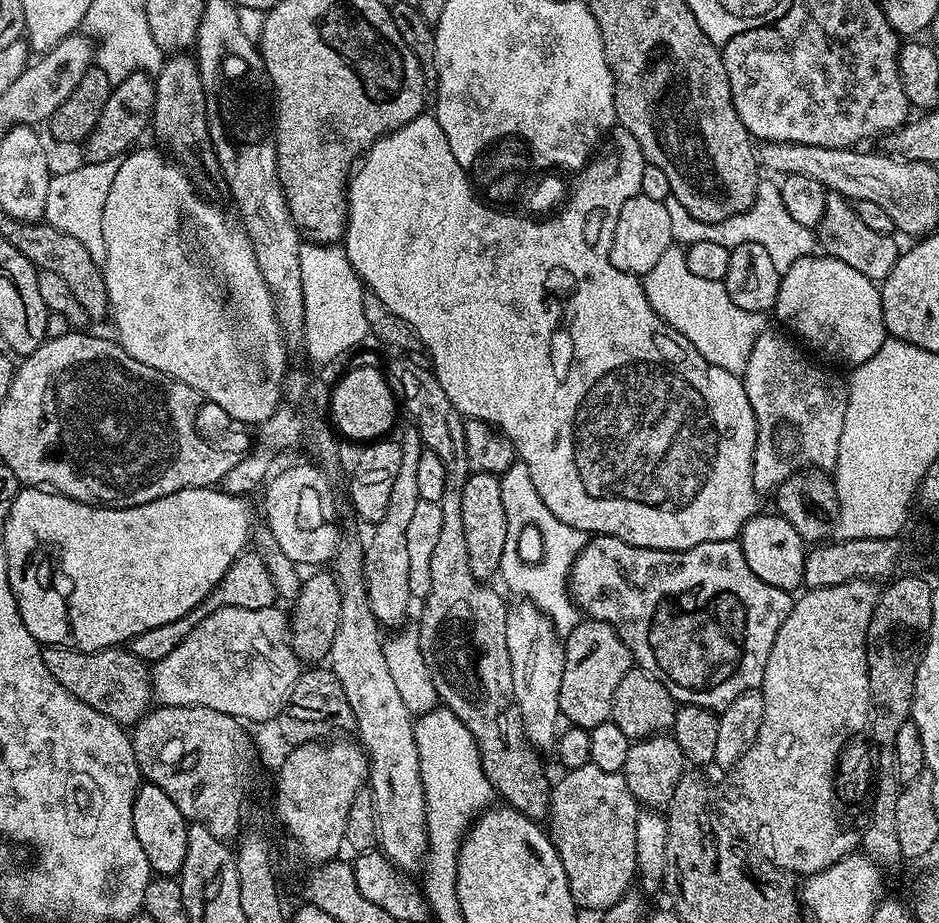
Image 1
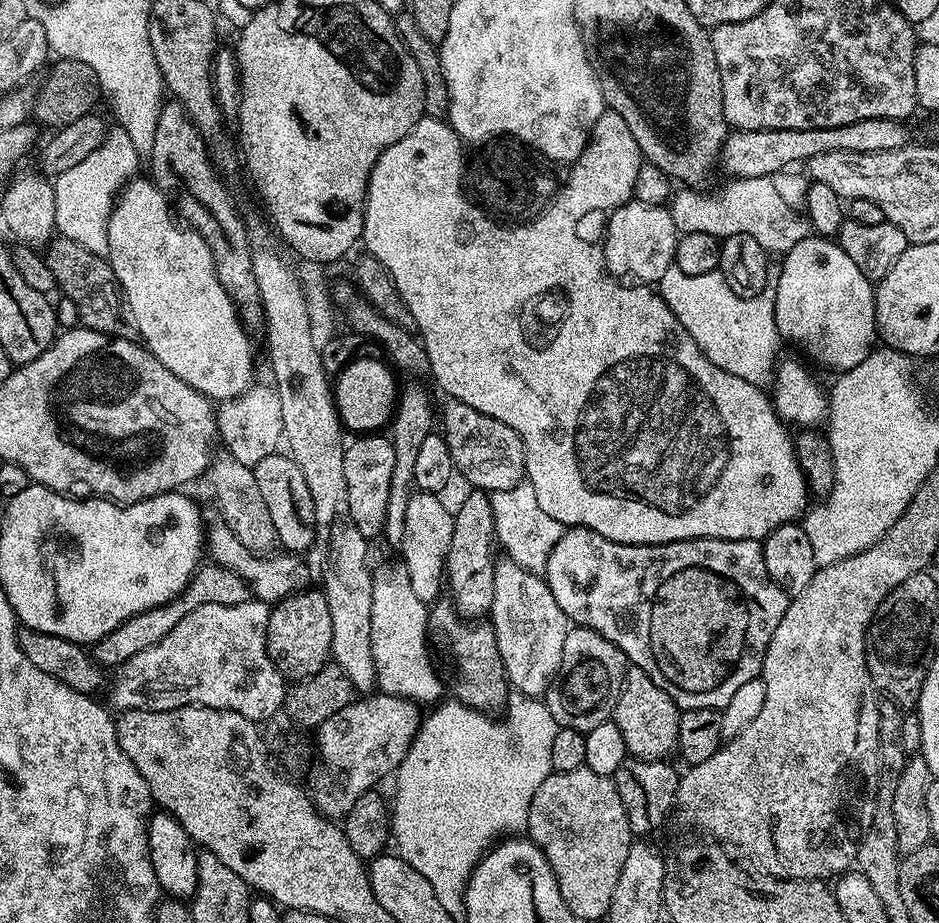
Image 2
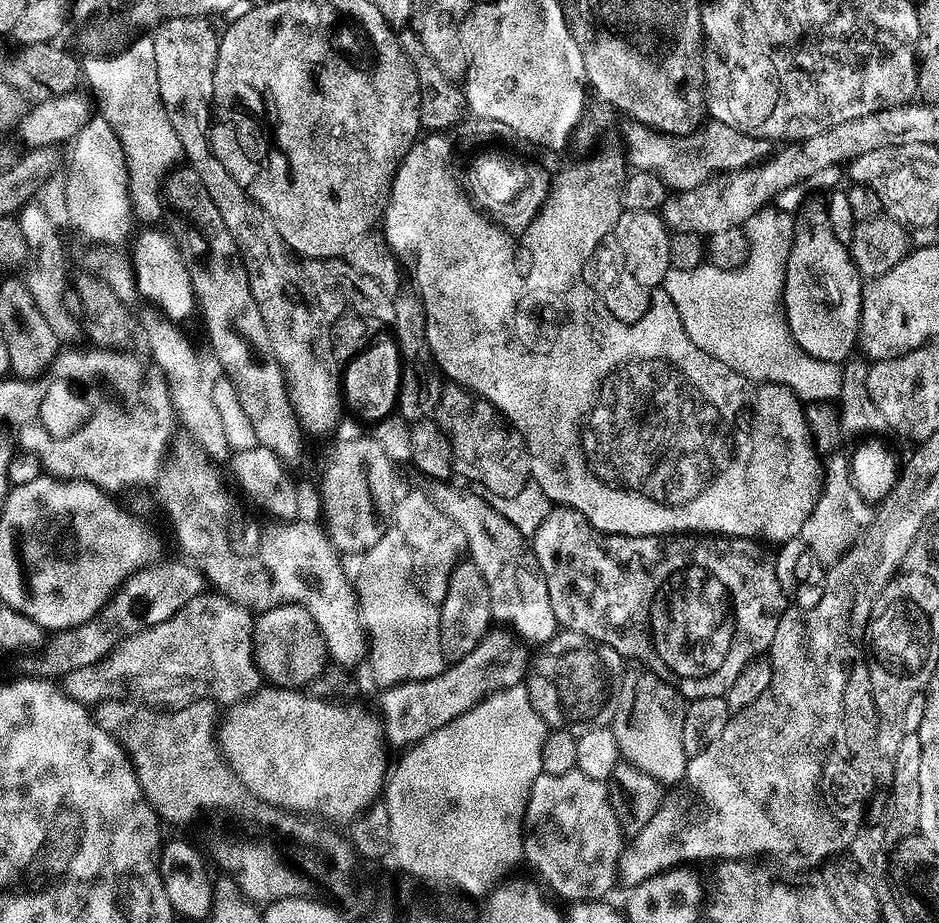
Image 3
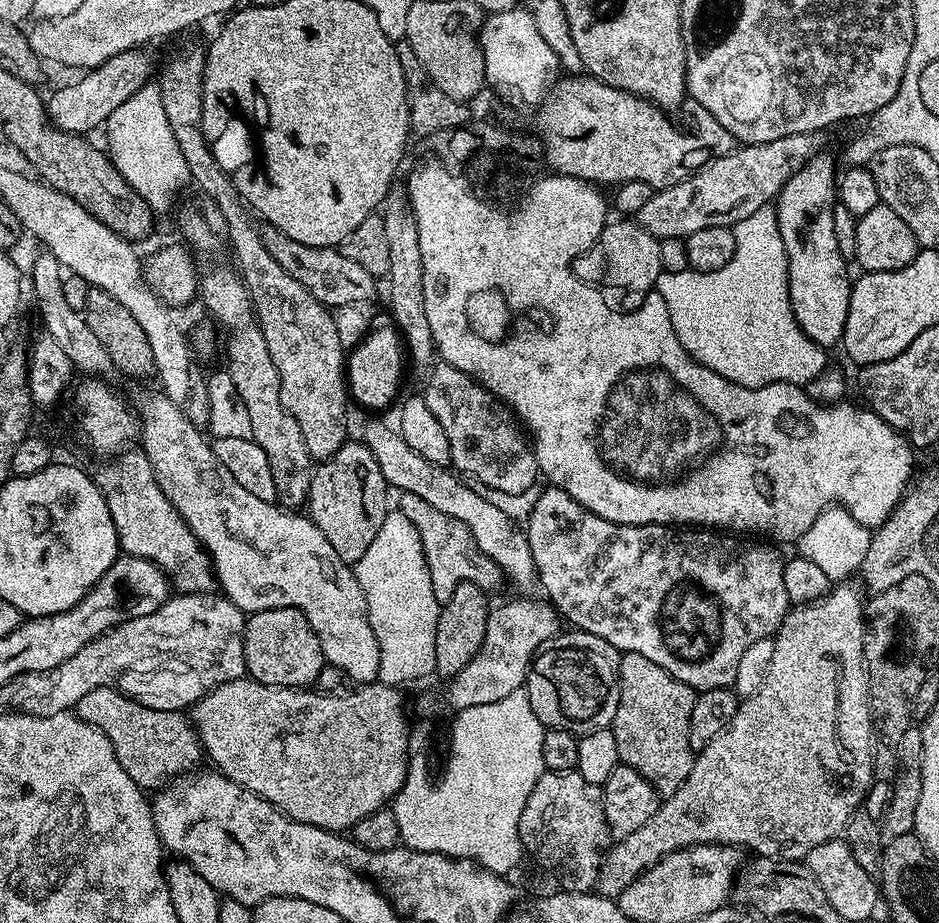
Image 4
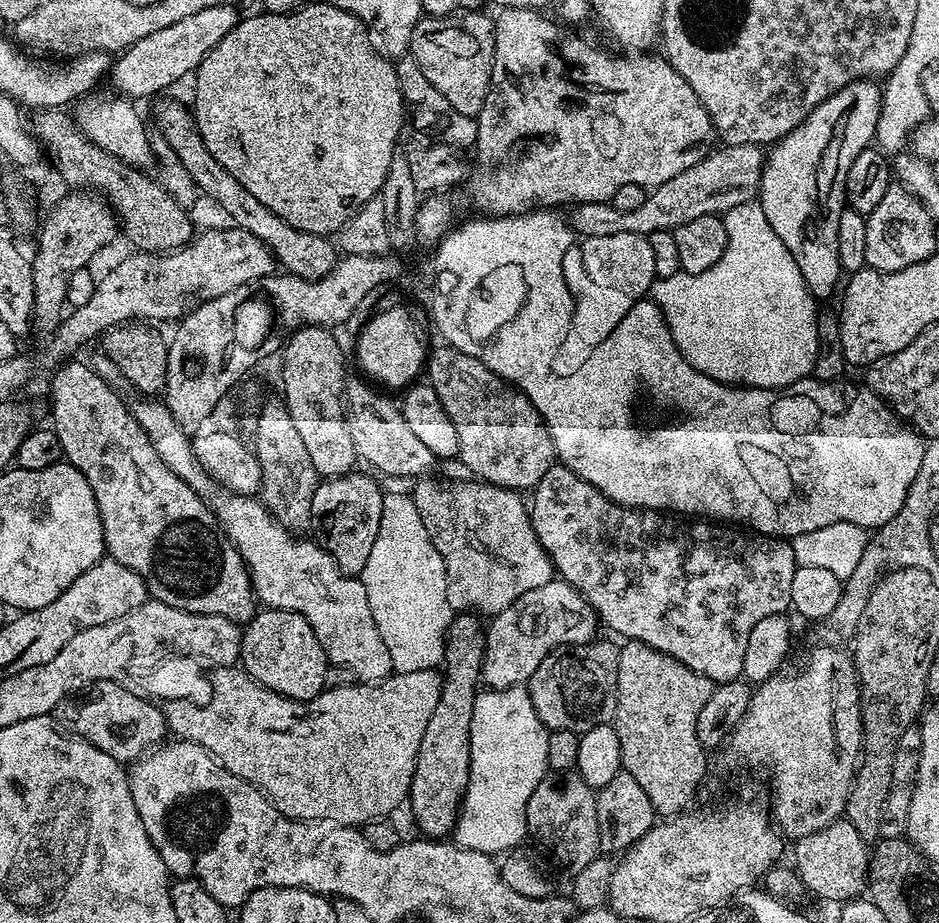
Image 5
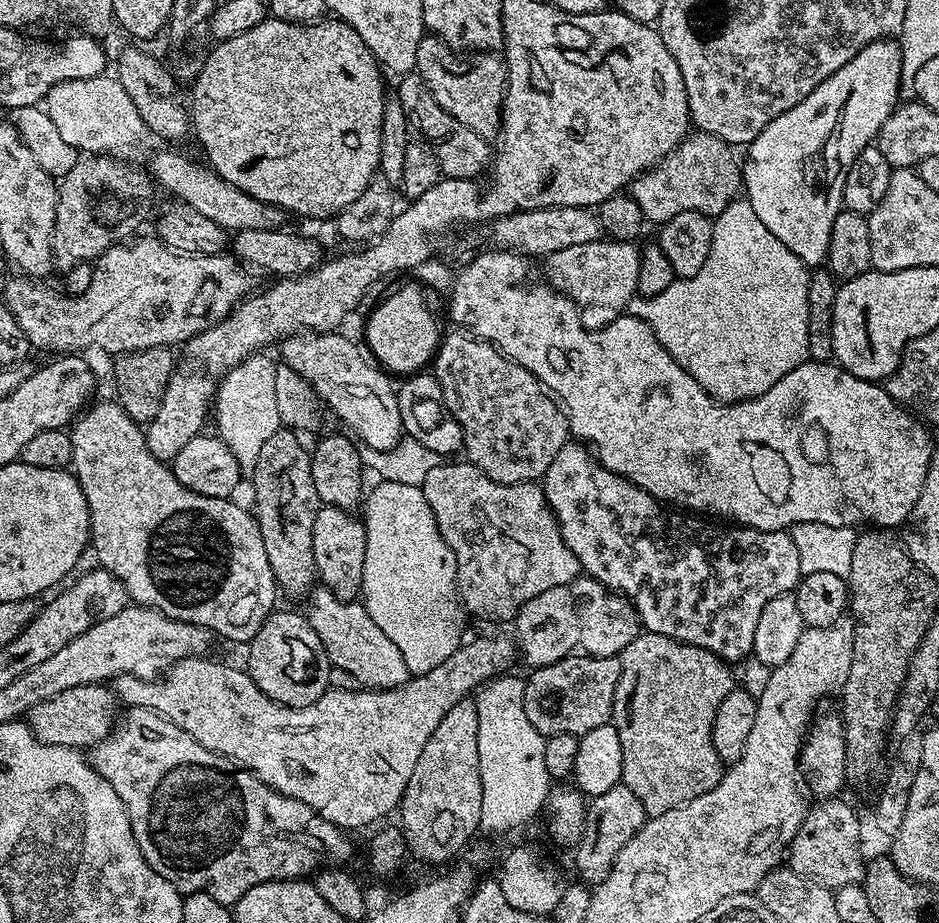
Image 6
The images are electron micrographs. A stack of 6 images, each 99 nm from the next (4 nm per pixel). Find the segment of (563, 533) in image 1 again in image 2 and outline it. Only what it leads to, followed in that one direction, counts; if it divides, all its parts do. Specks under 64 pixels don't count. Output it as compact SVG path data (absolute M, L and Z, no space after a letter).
M521 482L510 490L498 490L491 493L492 509L496 519L495 539L505 548L507 559L518 566L528 568L537 574L543 573L548 564L550 552L558 542L558 538L566 530L565 525L558 523L546 510L542 510L538 498L534 495L534 486Z

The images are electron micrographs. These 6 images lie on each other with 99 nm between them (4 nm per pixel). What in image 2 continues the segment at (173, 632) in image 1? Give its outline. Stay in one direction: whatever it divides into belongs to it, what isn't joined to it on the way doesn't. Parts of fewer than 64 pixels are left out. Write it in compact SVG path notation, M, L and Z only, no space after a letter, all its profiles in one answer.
M215 562L201 563L200 567L196 569L196 573L192 575L192 581L186 585L184 591L175 600L146 610L142 614L122 622L117 628L110 630L110 634L106 634L106 638L91 645L90 654L96 663L105 669L115 669L117 666L125 664L130 658L134 658L134 654L142 654L142 650L162 642L162 638L166 638L166 634L170 634L170 630L174 630L174 626L178 626L178 622L182 622L182 618L186 618L186 614L190 614L190 610L198 610L198 606L207 604L234 606L238 602L246 602L249 599L248 583L234 570Z

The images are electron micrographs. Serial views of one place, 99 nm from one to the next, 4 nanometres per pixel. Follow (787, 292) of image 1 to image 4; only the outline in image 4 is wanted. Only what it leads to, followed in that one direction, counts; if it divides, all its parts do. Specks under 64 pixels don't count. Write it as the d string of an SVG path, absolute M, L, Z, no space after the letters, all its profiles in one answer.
M824 155L813 156L790 177L776 197L774 207L788 255L788 289L794 318L815 344L828 350L831 344L839 345L844 339L852 280L848 276L849 261L838 250L838 238L834 238L838 168Z

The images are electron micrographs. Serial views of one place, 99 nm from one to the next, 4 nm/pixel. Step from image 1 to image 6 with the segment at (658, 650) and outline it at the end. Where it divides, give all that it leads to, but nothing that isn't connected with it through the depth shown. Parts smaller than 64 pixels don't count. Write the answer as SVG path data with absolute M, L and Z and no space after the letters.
M569 442L562 446L562 450L558 450L554 462L550 462L550 470L546 470L546 474L542 478L542 487L546 494L546 502L552 507L552 512L556 516L562 538L566 542L566 546L570 546L574 558L578 558L583 575L590 576L599 584L605 584L613 592L625 596L636 607L636 617L639 618L645 632L662 634L666 638L674 638L678 642L705 648L713 652L715 656L719 656L721 660L743 662L752 656L754 630L758 627L758 614L762 614L766 602L770 602L770 598L778 598L791 593L800 583L802 573L798 566L798 549L794 547L791 535L787 531L767 532L757 528L725 526L723 523L713 522L711 519L701 518L696 514L685 514L683 511L673 510L661 501L655 500L651 494L639 488L627 476L619 476L606 470L606 466L602 466L583 443Z

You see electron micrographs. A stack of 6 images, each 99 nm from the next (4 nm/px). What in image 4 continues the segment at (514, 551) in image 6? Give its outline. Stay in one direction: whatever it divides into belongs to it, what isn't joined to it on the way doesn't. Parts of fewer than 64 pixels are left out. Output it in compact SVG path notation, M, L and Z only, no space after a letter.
M403 493L399 497L398 510L414 522L414 530L418 530L418 538L422 538L422 550L426 558L426 566L430 570L430 582L434 586L434 594L440 605L444 605L454 594L454 590L462 582L470 582L485 590L493 590L502 584L500 567L492 559L482 554L470 530L458 518L450 518L450 514L442 514L442 510L434 510L430 502L418 498L418 494Z

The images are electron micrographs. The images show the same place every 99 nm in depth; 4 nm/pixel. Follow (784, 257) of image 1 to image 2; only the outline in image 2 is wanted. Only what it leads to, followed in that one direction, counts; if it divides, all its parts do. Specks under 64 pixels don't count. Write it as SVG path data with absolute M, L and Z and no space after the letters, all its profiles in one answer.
M769 177L731 179L720 191L710 194L687 186L671 196L668 209L679 233L710 234L716 239L748 234L756 238L770 254L783 254L793 249L810 234L807 217L781 199Z

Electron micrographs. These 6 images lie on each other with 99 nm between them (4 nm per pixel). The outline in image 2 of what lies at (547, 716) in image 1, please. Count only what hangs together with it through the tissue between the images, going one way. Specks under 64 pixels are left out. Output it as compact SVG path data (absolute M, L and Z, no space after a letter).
M507 558L496 560L494 570L494 602L490 623L500 657L504 660L504 675L519 695L543 697L562 662L562 646L570 627L568 615L554 602L547 579Z

